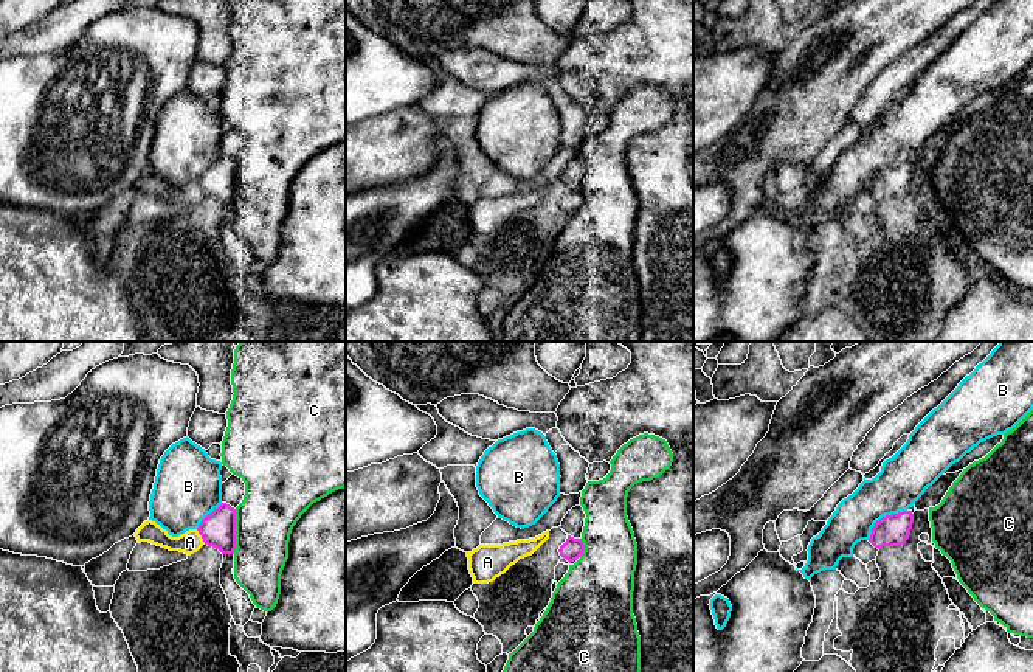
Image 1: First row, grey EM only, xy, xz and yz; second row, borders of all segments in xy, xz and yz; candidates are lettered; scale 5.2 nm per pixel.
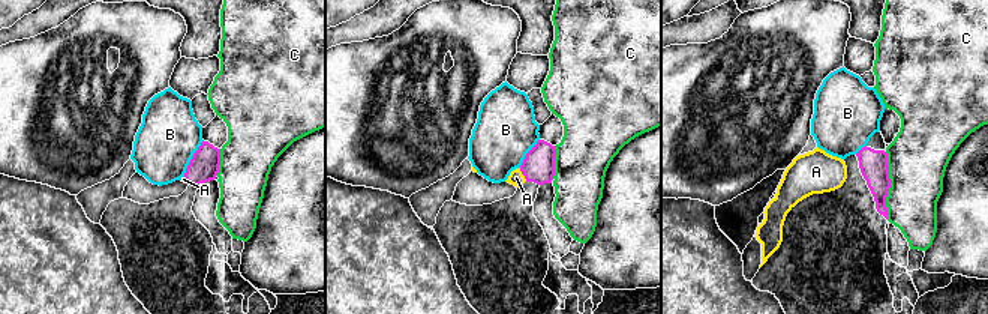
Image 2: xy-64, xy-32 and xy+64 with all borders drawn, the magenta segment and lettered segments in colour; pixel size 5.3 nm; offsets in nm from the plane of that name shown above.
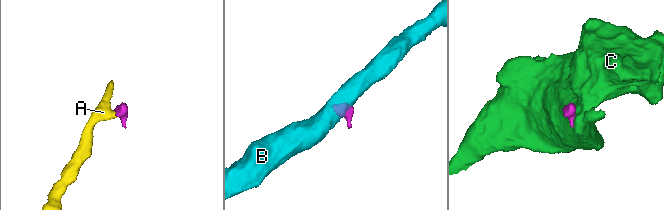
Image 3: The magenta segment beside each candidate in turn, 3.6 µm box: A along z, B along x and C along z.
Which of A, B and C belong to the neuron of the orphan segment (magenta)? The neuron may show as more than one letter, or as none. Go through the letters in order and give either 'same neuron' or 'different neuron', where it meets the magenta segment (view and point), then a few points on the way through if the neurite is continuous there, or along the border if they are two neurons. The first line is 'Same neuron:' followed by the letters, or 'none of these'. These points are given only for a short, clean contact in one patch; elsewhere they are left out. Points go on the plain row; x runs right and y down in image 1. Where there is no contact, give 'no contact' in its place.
Same neuron: A
A: same neuron; contact xy (202, 190); way xy (217, 182), (202, 190), (190, 194)
B: different neuron; contact yz (883, 169); border yz (906, 162), (883, 168), (867, 191)
C: different neuron; contact xy (234, 183)

